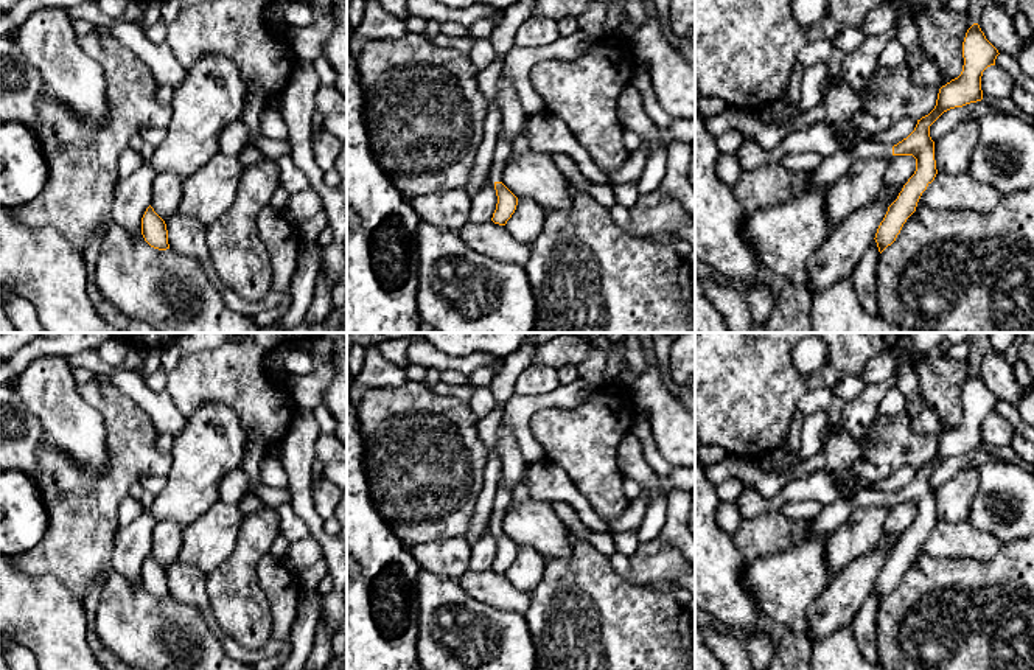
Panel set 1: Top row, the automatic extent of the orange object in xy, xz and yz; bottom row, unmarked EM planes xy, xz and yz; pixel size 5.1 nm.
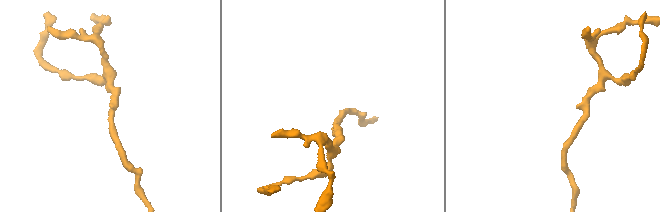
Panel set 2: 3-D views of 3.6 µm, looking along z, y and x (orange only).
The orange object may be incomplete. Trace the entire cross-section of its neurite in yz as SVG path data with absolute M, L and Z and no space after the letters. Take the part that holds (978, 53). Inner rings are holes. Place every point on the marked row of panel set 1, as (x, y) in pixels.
M973 23L962 42L964 65L961 75L939 89L934 109L917 120L914 131L906 138L894 146L863 141L846 154L824 159L815 169L809 171L812 188L824 190L838 180L857 160L888 155L913 155L916 159L914 174L888 207L877 229L874 239L880 253L896 241L906 219L916 211L922 193L938 174L930 126L947 110L983 99L983 72L995 65L998 54L998 50L986 39L980 25Z

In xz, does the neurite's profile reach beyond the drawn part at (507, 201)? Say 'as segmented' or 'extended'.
extended

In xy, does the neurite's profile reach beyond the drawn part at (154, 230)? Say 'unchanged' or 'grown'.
unchanged

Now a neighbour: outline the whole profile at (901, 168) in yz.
M893 155L889 168L885 173L879 196L891 205L903 185L916 171L916 159L913 155Z

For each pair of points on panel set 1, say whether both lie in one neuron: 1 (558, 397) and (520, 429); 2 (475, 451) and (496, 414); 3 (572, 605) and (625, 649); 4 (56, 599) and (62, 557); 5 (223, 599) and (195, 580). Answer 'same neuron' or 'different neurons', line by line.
1: same neuron
2: different neurons
3: same neuron
4: different neurons
5: different neurons

